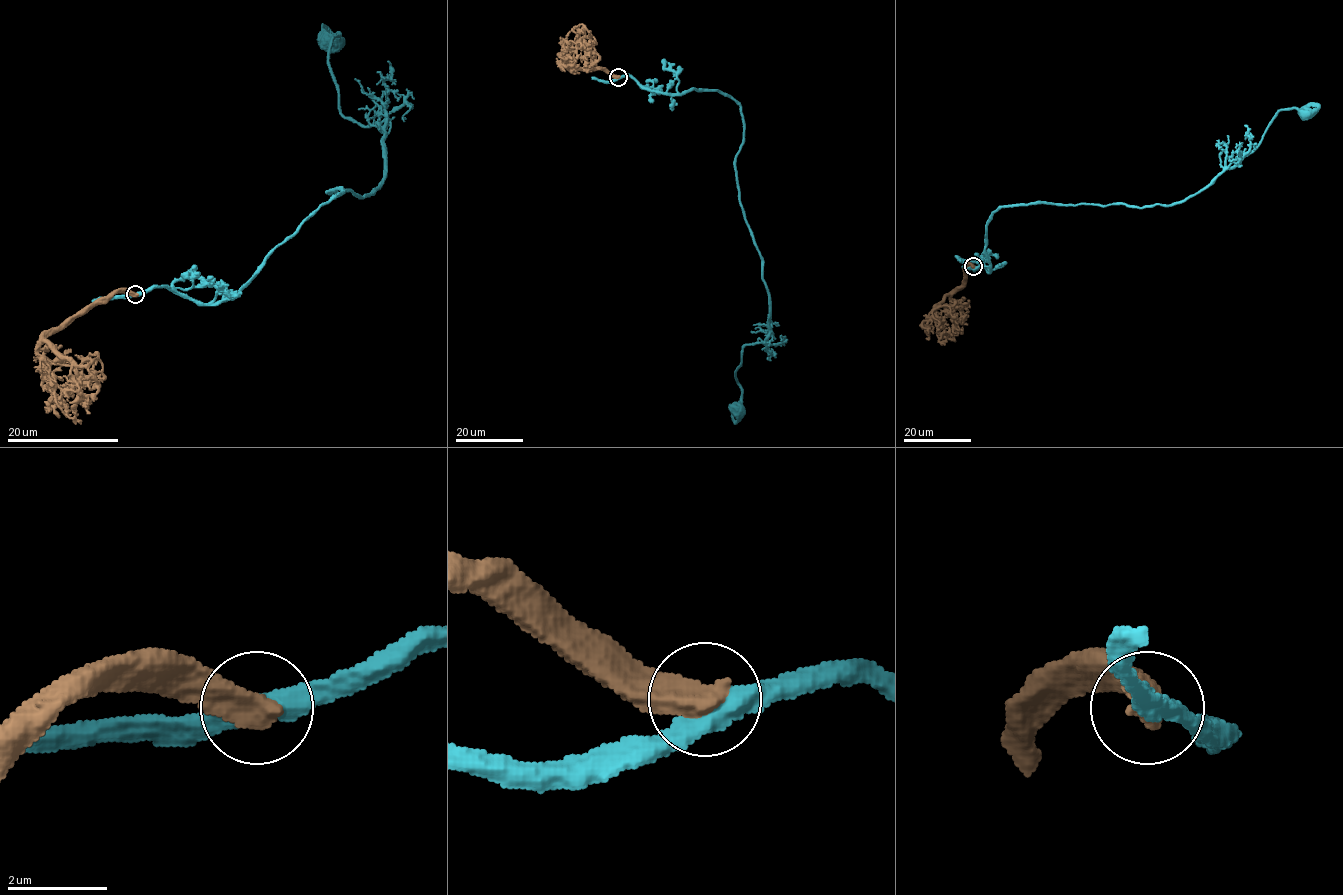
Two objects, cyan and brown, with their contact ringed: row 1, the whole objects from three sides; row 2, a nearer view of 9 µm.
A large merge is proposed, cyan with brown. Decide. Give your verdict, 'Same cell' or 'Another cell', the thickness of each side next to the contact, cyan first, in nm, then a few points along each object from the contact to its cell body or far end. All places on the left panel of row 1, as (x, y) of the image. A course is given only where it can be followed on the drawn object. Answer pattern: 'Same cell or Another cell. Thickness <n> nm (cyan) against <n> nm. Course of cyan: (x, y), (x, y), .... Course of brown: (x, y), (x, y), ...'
Another cell. Thickness 420 nm (cyan) against 600 nm. Course of cyan: (135, 294), (221, 302), (331, 189), (380, 185), (384, 132), (342, 116), (331, 39). Course of brown: (135, 294), (116, 292), (85, 306), (45, 338), (78, 365), (98, 359), (102, 363), (103, 377), (82, 374)

